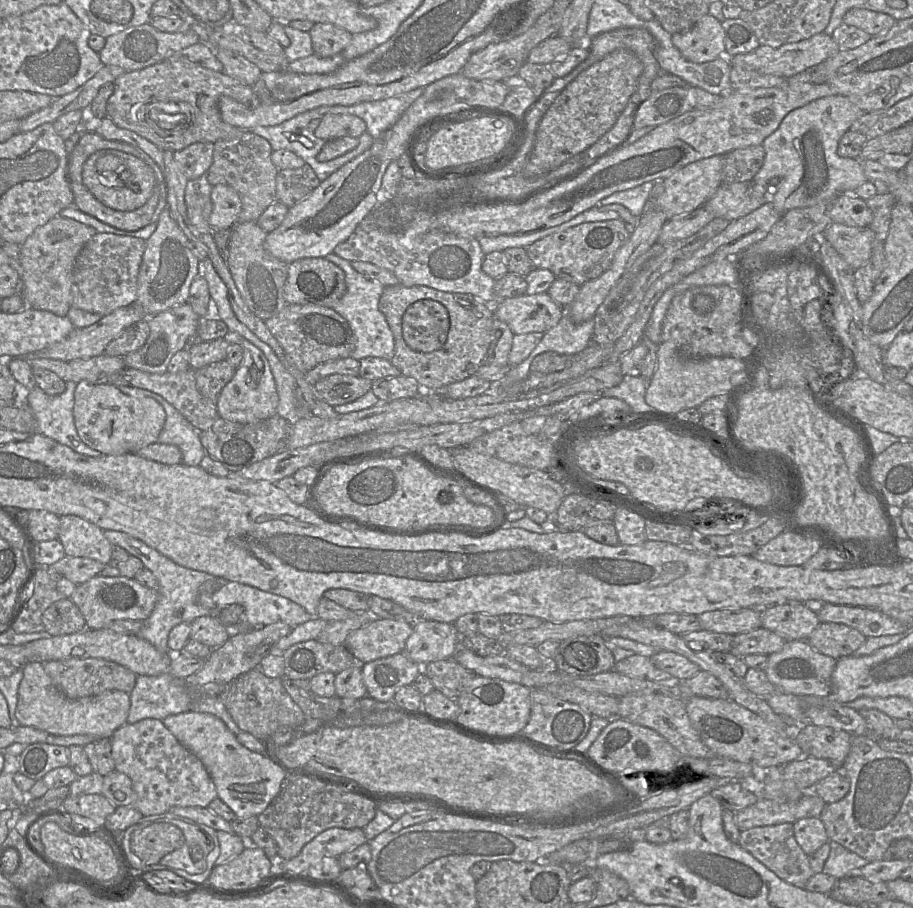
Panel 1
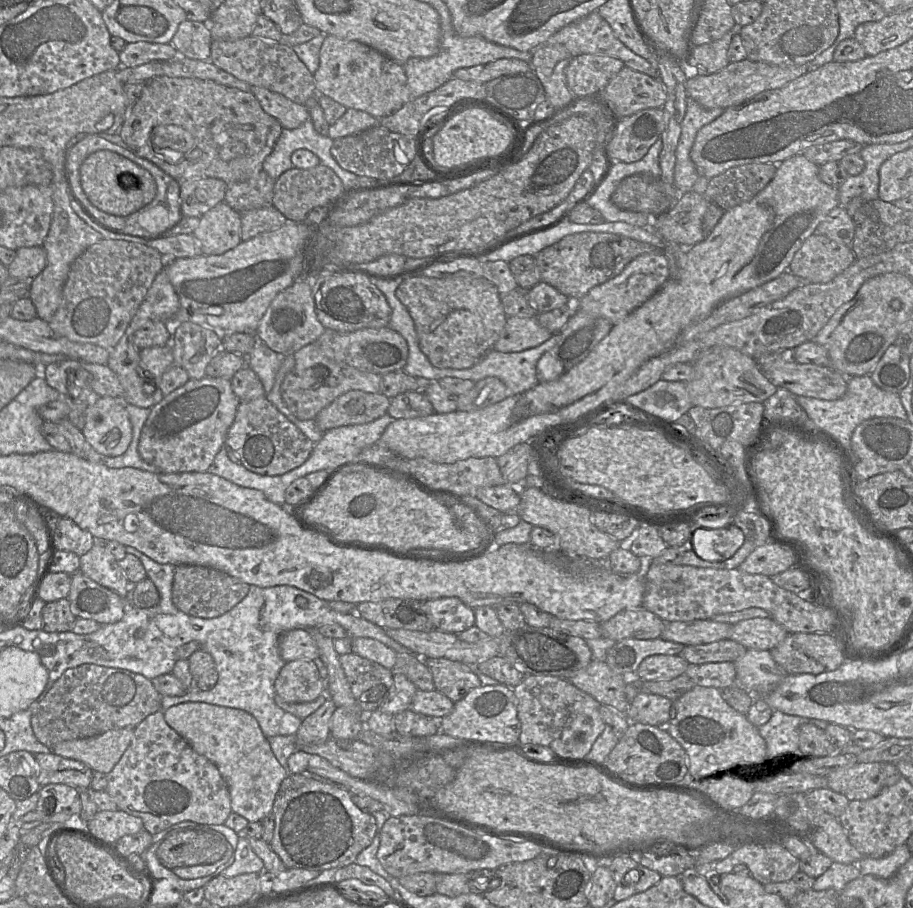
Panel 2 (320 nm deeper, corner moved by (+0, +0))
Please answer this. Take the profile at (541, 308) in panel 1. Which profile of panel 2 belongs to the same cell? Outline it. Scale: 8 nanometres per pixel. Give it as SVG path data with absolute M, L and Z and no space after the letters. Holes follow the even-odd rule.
M507 316L493 349L505 353L521 352L539 346L551 336L552 333L542 327L536 317Z

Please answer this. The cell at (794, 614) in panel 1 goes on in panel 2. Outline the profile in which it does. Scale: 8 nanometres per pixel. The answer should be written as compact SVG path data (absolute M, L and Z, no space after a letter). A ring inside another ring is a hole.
M756 617L733 624L729 629L729 639L748 650L771 651L788 635L784 626L769 617Z

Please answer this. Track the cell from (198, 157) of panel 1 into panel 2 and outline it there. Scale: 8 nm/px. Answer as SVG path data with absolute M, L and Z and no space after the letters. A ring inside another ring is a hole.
M218 178L178 180L181 212L185 217L200 218L224 201L227 183Z

